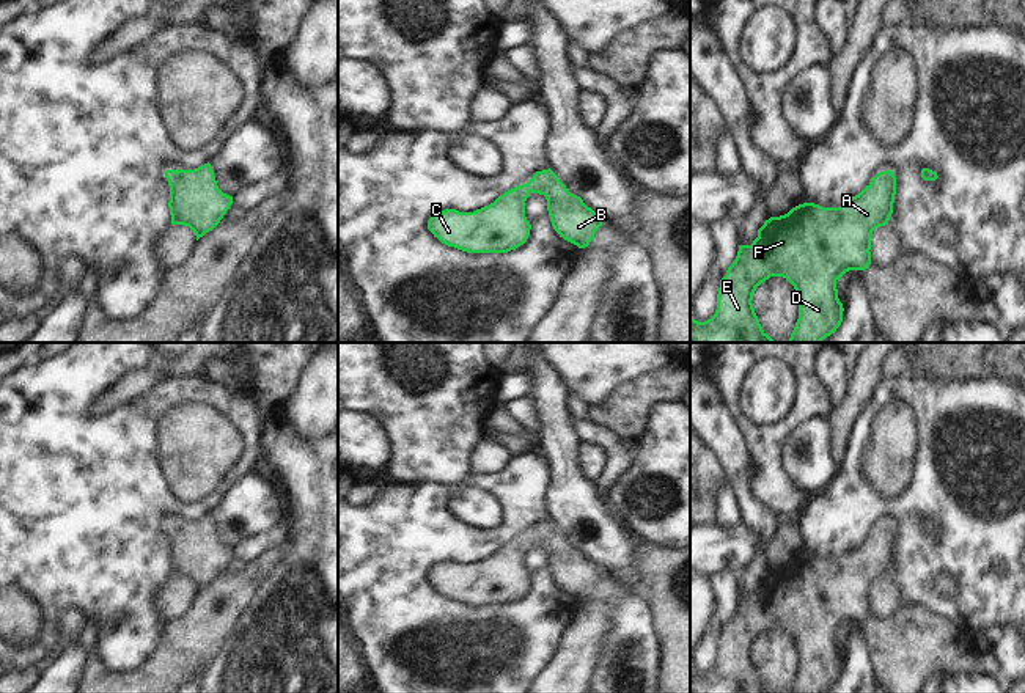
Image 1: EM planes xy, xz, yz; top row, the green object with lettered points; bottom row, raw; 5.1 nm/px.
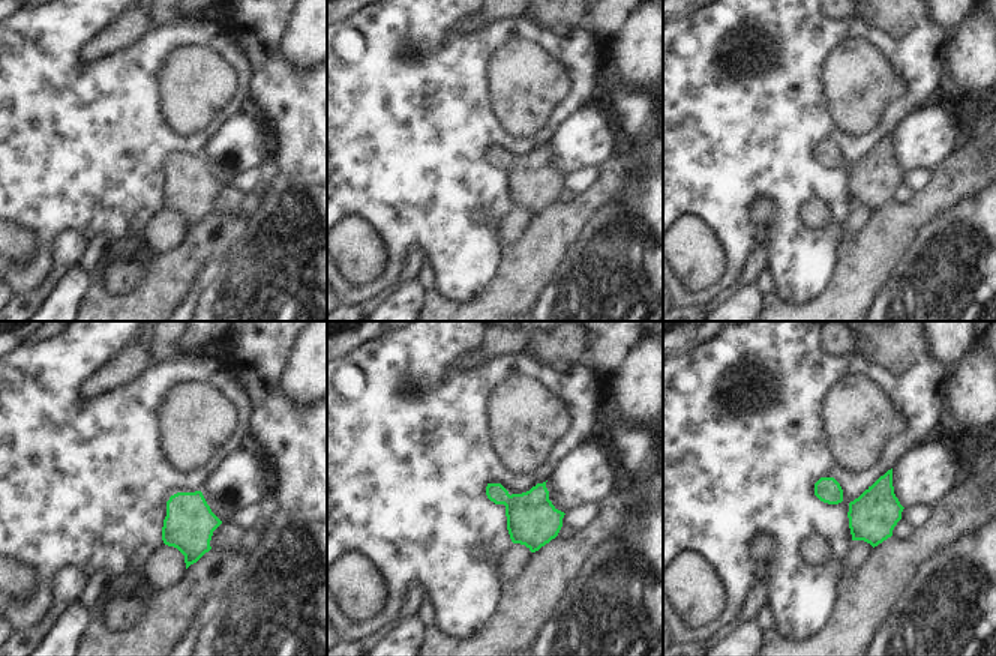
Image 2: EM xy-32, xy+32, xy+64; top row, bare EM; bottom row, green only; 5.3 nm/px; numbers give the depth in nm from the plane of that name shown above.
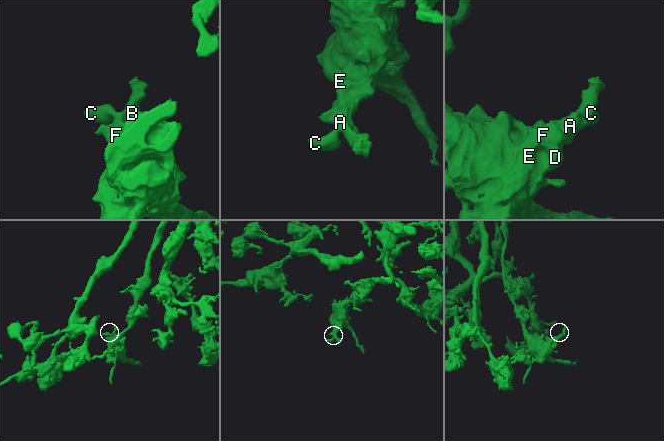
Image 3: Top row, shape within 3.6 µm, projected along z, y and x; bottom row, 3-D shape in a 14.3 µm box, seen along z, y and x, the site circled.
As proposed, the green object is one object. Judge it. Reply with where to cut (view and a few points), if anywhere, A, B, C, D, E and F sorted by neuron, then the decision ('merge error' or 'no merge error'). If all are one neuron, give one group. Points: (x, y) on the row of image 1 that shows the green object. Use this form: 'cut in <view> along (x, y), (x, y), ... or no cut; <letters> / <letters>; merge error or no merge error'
no cut; A B C D E F; no merge error

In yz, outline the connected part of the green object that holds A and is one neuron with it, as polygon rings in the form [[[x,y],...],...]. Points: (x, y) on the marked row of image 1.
[[[887,170],[839,207],[803,203],[784,215],[766,220],[751,245],[739,245],[734,262],[720,280],[715,314],[704,322],[690,317],[690,343],[775,343],[762,330],[751,303],[756,288],[770,277],[786,278],[797,294],[799,319],[789,343],[821,343],[835,333],[844,311],[836,281],[849,270],[869,267],[871,234],[888,225],[895,195],[896,176]]]

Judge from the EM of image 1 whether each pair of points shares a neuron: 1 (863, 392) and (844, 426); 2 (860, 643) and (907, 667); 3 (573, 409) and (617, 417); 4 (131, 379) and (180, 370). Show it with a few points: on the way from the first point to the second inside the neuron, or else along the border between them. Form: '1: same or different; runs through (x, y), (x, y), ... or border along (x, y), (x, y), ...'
1: same; runs through (856, 399), (844, 418)
2: different; border along (859, 623), (878, 676)
3: different; border along (587, 407), (588, 418)
4: same; runs through (143, 379), (156, 370), (167, 370)

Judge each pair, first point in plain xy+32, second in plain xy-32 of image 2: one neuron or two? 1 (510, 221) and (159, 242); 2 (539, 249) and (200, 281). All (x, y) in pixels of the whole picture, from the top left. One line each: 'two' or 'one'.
1: one
2: two

